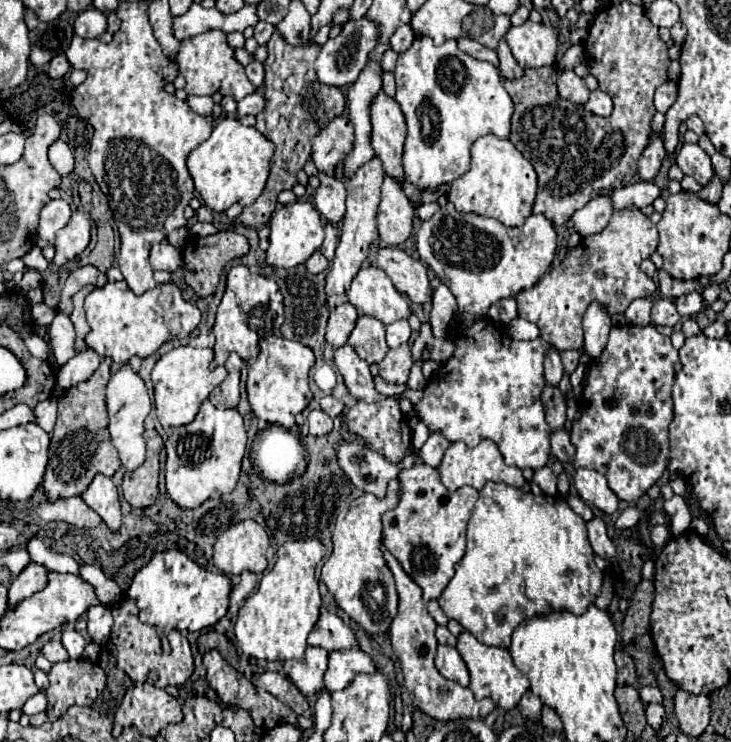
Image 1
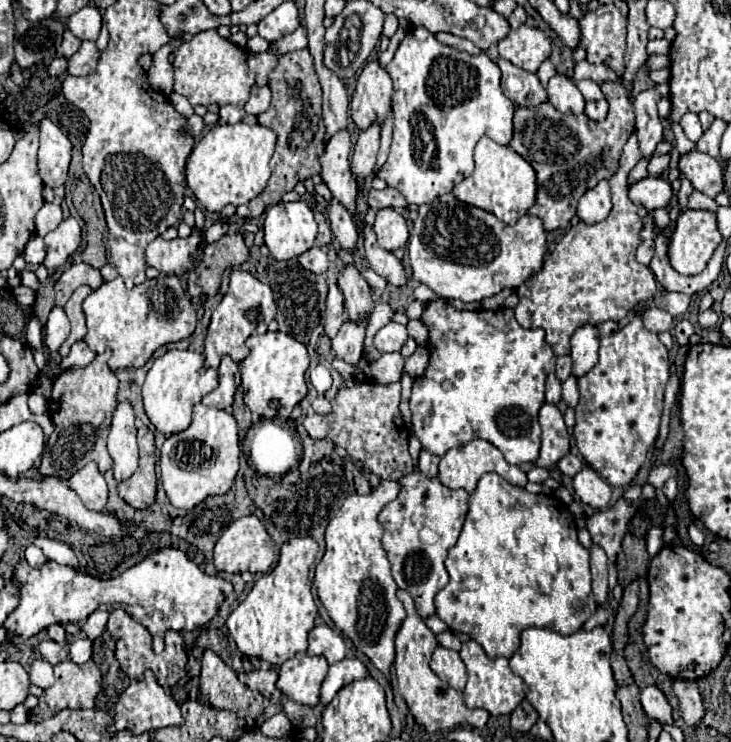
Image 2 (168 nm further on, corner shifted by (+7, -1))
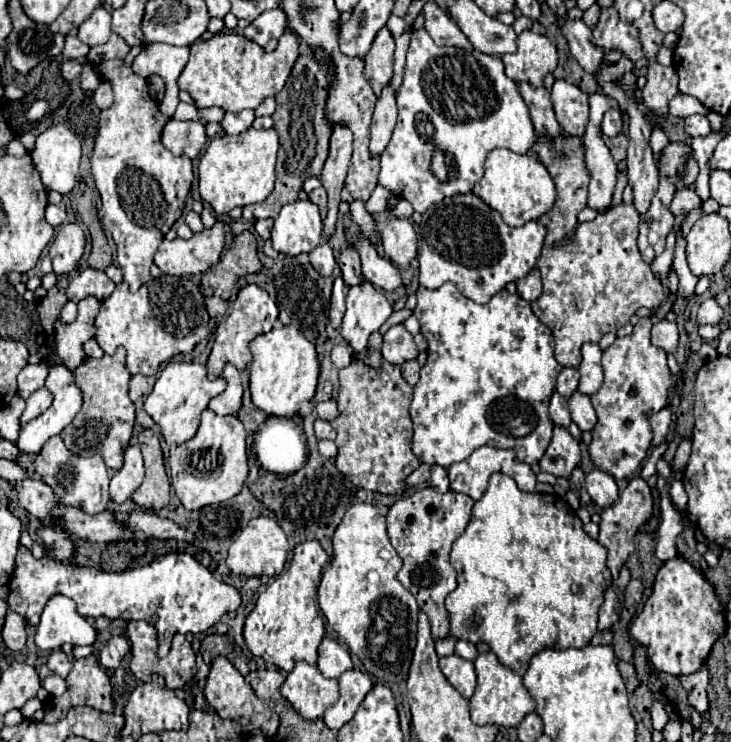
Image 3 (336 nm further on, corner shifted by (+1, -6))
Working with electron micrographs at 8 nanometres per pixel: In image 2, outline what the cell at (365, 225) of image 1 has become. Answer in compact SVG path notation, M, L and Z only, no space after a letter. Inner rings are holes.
M371 126L369 130L359 134L359 140L355 144L353 156L351 156L351 174L355 176L357 190L361 190L361 182L373 174L375 168L375 158L379 150L379 126Z

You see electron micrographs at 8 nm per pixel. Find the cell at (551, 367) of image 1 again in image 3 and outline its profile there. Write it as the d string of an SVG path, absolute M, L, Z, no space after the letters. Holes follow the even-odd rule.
M553 395L551 397L551 405L549 405L549 415L551 415L551 419L553 419L553 423L555 425L559 425L559 427L569 427L569 423L571 423L571 417L569 417L569 409L567 409L567 399L563 399L561 395Z

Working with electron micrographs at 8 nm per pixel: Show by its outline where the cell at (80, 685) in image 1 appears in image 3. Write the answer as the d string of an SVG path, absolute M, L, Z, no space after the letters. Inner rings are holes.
M95 655L85 659L77 659L73 669L67 677L67 691L53 707L53 713L45 713L47 723L59 721L65 711L77 705L89 705L99 711L113 711L113 697L111 697L111 681L107 673L99 667Z

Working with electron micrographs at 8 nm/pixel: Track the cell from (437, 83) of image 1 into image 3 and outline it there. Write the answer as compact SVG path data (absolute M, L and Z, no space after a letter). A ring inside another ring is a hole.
M423 29L413 31L397 105L397 125L381 155L379 185L407 199L417 213L425 213L443 197L471 193L483 177L483 163L493 149L507 147L515 153L529 153L537 141L529 109L517 83L503 73L499 57L475 49L437 47ZM437 57L439 87L423 85L423 71L429 63L437 63Z

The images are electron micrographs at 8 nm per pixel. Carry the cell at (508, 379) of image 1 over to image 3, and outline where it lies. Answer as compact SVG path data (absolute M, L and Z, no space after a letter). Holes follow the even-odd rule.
M453 283L439 289L417 289L417 307L413 315L421 323L421 333L427 339L427 363L421 367L421 379L413 387L409 415L413 419L413 453L429 465L449 467L467 459L481 445L511 449L519 447L517 459L537 463L551 441L553 423L547 413L549 399L555 391L555 381L563 369L553 357L553 333L531 311L529 301L517 293L501 289L485 305L467 299Z

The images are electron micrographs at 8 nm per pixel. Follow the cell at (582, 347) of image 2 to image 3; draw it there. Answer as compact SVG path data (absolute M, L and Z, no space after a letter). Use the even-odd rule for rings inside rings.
M585 343L581 347L581 381L579 381L579 393L583 395L595 395L603 385L603 371L601 371L601 349L595 343Z

